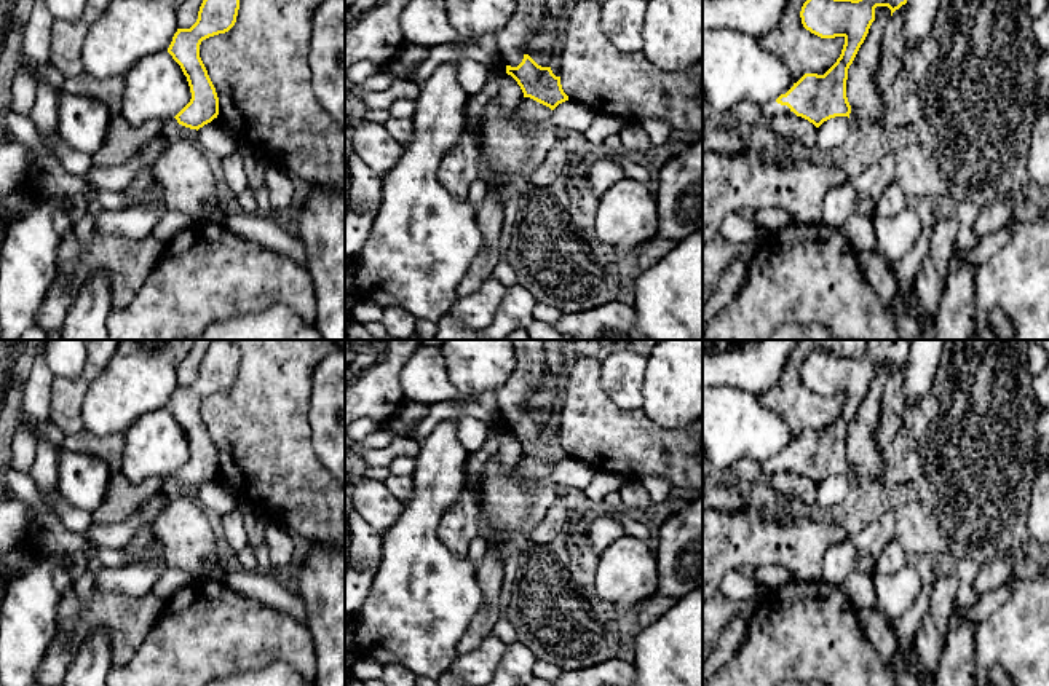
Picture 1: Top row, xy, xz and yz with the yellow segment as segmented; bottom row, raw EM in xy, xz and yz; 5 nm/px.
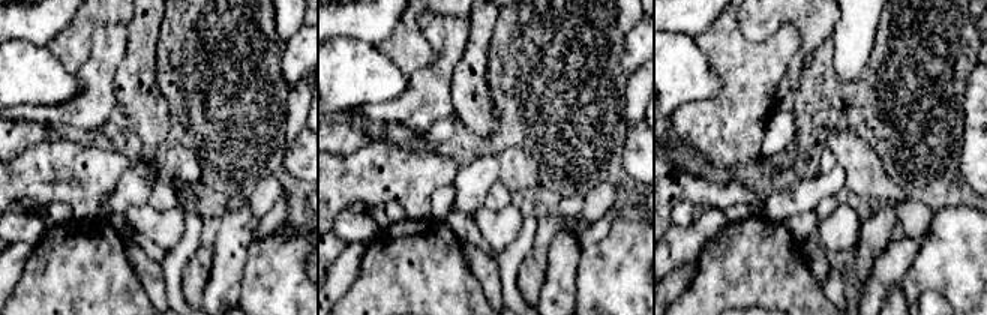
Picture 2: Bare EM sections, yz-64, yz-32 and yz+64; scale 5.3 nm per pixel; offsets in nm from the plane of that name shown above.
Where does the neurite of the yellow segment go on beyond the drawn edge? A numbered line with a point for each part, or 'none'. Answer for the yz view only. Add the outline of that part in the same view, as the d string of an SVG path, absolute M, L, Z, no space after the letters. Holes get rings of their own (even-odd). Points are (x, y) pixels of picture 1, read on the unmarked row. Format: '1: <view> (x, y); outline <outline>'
1: yz (770, 466); outline M776 456L760 461L760 469L765 474L779 474L779 472L792 472L794 469L787 463L781 463L776 459Z

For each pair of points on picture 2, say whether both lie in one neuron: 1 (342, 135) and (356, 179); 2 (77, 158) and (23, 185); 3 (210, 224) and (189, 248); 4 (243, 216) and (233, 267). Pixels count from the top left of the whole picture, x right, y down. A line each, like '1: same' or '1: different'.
1: different
2: same
3: different
4: same

